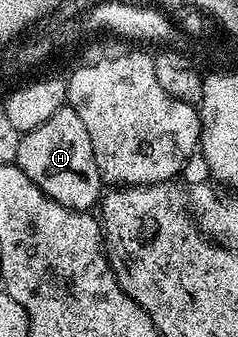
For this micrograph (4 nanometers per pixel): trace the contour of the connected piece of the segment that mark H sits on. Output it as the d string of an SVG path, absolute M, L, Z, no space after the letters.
M62 106L35 130L24 133L19 142L18 166L55 202L65 208L72 208L78 214L88 213L88 208L98 207L103 196L103 181L99 166L95 166L95 150L91 146L91 134L83 126L83 118L75 110Z

